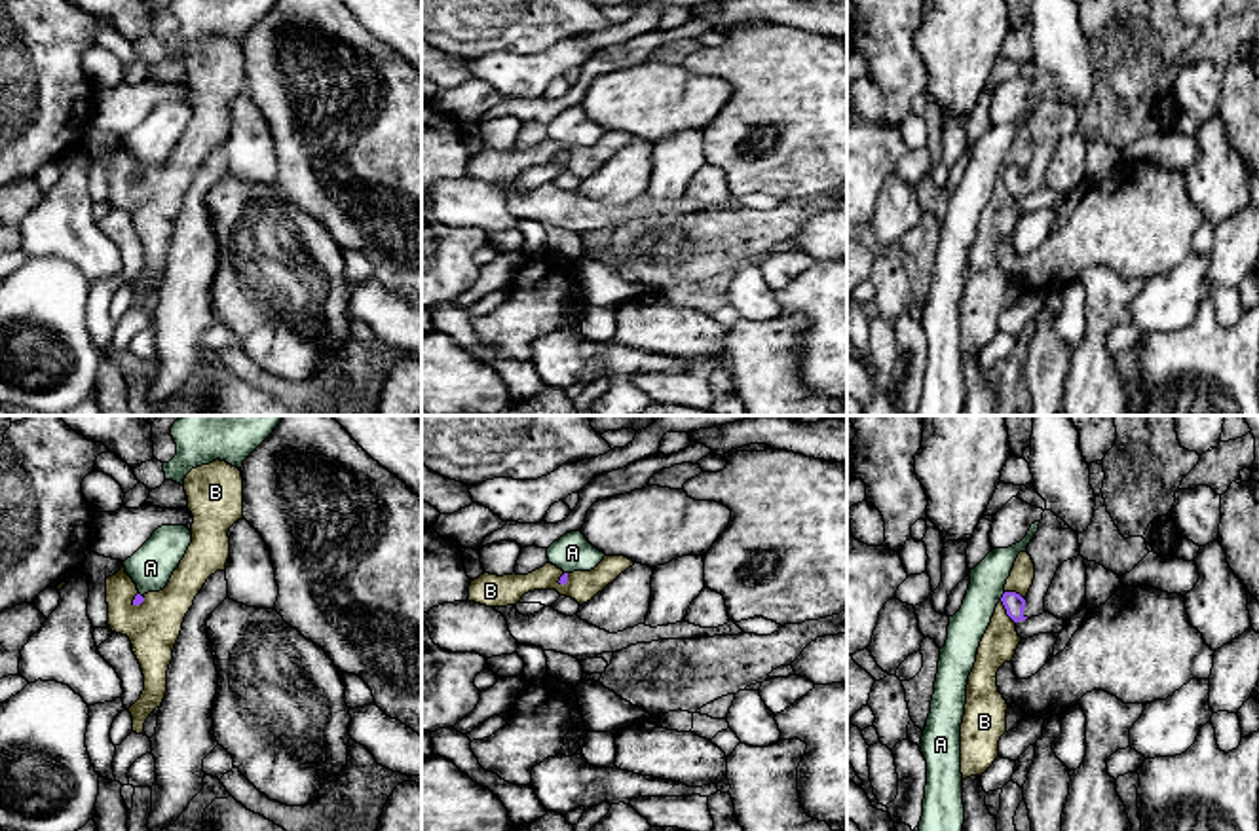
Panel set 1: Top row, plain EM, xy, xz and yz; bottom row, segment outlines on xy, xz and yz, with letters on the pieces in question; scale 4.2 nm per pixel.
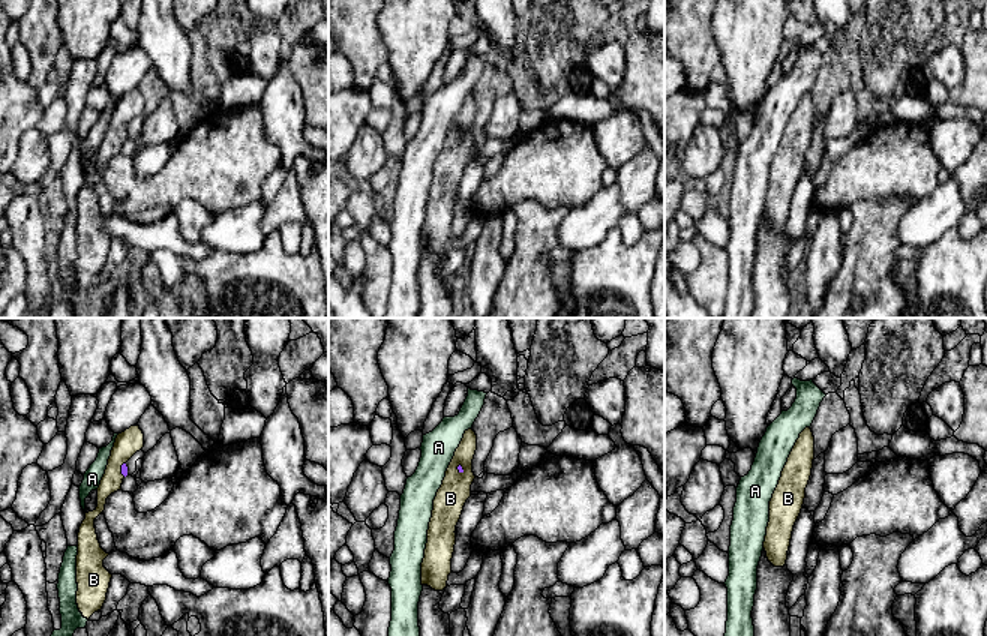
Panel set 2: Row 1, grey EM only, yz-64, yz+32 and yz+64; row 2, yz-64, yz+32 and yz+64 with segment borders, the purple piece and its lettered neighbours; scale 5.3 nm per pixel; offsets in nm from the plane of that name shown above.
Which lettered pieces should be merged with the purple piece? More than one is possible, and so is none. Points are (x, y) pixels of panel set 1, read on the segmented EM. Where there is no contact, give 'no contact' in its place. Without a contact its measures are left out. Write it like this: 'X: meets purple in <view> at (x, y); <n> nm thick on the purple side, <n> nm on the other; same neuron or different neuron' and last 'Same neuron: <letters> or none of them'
A: meets purple in yz at (1003, 596); 90 nm thick on the purple side, 160 nm on the other; different neuron
B: meets purple in yz at (1007, 611); 90 nm thick on the purple side, 150 nm on the other; different neuron
Same neuron: none of them

